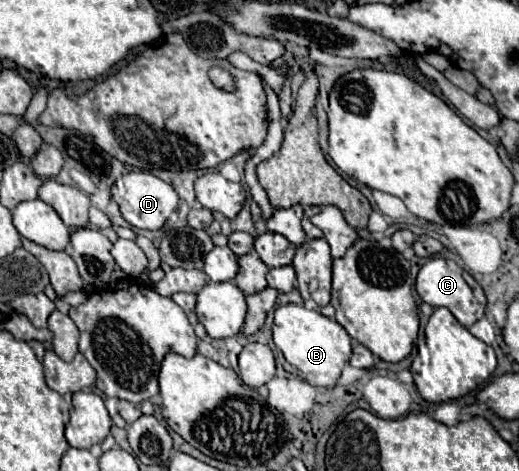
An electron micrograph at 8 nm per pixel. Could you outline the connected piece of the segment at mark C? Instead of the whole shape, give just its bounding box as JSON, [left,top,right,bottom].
[415,257,487,327]

